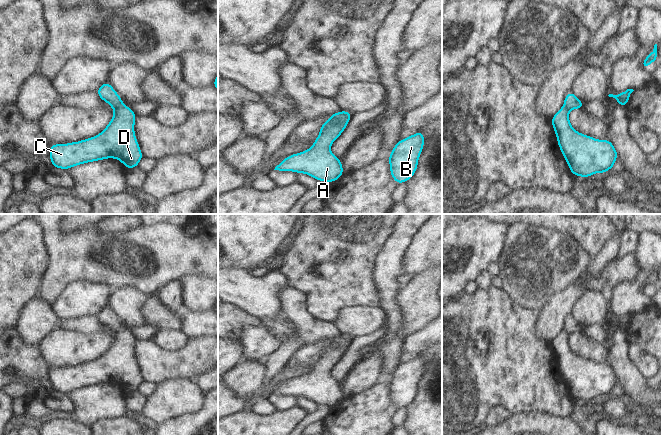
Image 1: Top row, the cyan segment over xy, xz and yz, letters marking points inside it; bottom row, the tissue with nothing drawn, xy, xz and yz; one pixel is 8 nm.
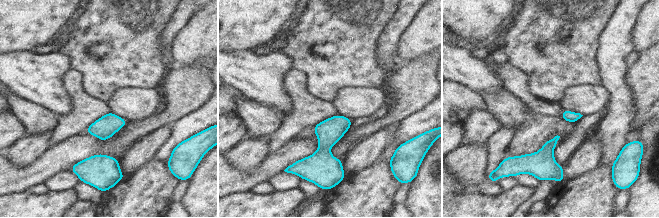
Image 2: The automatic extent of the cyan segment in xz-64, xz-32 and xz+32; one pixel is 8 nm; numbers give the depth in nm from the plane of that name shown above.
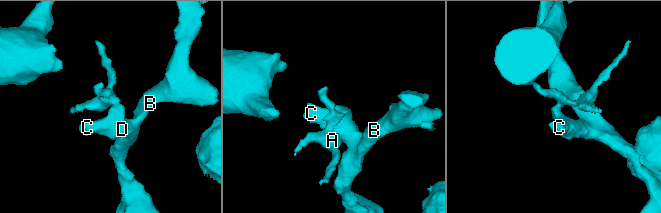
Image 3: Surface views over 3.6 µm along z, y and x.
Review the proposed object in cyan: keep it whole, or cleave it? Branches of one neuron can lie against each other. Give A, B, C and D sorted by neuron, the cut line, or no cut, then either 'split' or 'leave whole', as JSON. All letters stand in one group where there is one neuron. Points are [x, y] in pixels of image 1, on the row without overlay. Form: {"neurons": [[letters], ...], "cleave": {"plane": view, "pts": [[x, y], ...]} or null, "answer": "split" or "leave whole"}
{"neurons": [["A"], ["B", "C", "D"]], "cleave": {"plane": "xy", "pts": [[122, 328], [114, 333]]}, "answer": "split"}

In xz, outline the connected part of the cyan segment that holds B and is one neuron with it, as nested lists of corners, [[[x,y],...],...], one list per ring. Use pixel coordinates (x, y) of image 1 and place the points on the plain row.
[[[417,356],[393,371],[388,382],[392,402],[397,408],[407,406],[416,397],[419,380],[425,366],[423,357]]]

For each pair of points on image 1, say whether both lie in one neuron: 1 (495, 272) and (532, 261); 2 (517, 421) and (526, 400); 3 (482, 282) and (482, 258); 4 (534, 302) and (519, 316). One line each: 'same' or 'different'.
1: same
2: different
3: different
4: different

